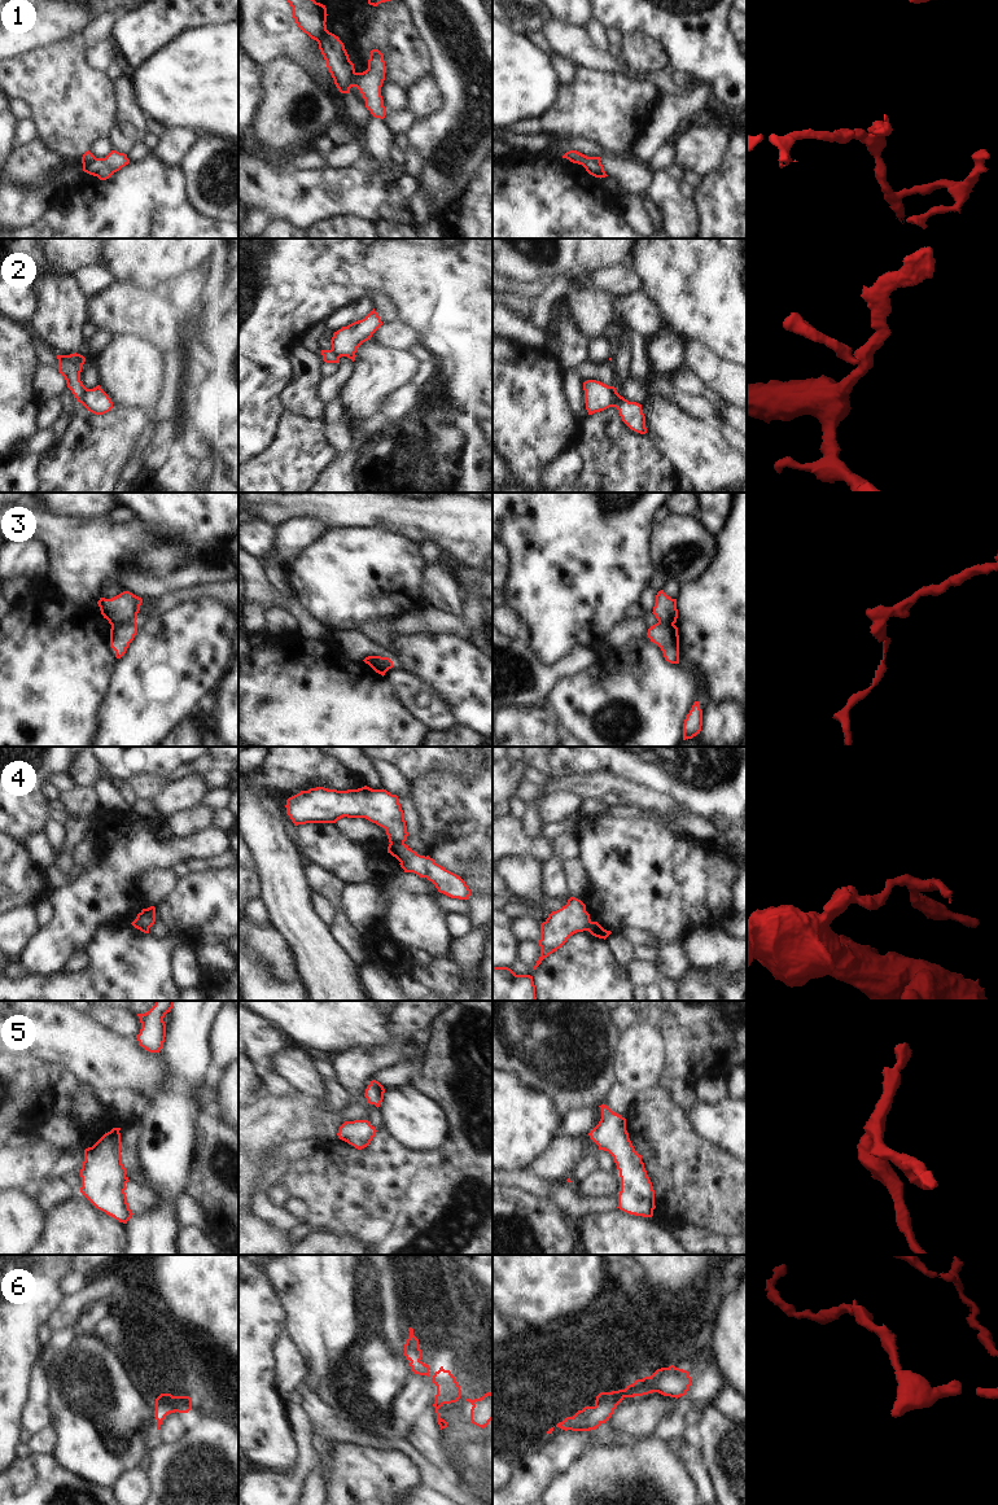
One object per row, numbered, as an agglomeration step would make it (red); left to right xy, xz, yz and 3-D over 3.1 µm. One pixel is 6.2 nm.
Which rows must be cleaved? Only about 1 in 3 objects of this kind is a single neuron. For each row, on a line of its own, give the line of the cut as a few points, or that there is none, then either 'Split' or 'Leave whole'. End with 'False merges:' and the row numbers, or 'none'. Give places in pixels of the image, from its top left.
1: Split along yz (599, 161), (587, 158), (582, 165). Split
2: Split along xy (84, 386), (77, 398). Split
3: Split along xy (135, 621), (123, 621), (112, 626). Split
4: Split along xz (390, 841), (403, 843). Split
5: No split. Leave whole
6: No split. Leave whole
False merges: 1, 2, 3, 4.

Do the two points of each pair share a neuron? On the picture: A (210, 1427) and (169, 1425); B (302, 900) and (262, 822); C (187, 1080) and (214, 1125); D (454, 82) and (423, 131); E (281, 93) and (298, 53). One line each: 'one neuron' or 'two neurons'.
A: two neurons
B: one neuron
C: two neurons
D: one neuron
E: two neurons

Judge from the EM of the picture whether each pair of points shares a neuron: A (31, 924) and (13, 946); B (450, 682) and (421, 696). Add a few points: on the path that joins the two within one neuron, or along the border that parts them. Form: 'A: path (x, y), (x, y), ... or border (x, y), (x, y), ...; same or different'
A: path (26, 930), (14, 941); same
B: border (410, 672), (443, 700), (451, 716); different

